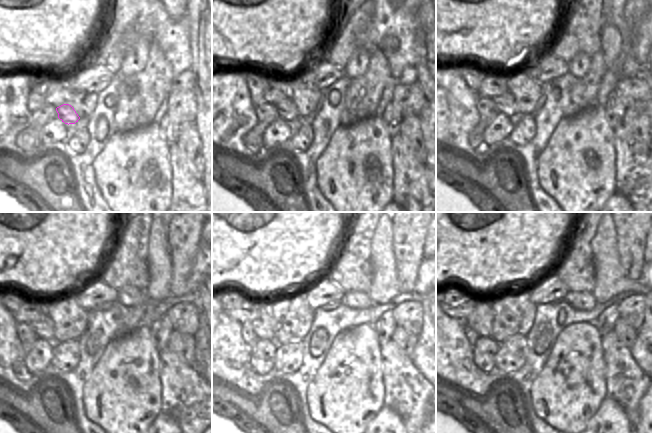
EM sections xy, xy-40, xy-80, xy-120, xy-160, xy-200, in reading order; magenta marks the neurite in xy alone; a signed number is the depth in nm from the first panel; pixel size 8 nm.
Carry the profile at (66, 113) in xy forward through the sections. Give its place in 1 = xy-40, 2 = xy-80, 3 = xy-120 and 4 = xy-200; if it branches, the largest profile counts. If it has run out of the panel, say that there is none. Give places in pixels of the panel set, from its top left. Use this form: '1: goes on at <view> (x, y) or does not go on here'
1: goes on at xy-40 (286, 108)
2: goes on at xy-80 (506, 104)
3: goes on at xy-120 (44, 328)
4: goes on at xy-200 (482, 318)

